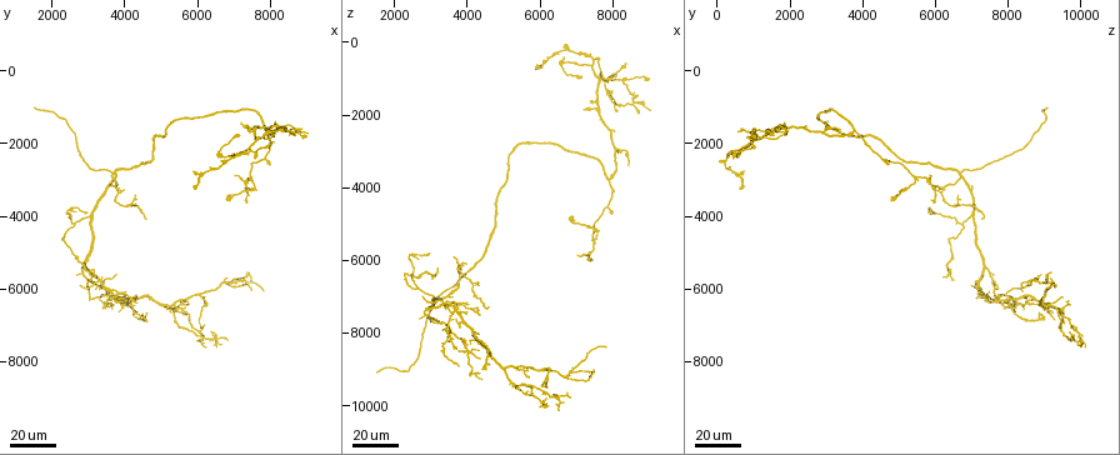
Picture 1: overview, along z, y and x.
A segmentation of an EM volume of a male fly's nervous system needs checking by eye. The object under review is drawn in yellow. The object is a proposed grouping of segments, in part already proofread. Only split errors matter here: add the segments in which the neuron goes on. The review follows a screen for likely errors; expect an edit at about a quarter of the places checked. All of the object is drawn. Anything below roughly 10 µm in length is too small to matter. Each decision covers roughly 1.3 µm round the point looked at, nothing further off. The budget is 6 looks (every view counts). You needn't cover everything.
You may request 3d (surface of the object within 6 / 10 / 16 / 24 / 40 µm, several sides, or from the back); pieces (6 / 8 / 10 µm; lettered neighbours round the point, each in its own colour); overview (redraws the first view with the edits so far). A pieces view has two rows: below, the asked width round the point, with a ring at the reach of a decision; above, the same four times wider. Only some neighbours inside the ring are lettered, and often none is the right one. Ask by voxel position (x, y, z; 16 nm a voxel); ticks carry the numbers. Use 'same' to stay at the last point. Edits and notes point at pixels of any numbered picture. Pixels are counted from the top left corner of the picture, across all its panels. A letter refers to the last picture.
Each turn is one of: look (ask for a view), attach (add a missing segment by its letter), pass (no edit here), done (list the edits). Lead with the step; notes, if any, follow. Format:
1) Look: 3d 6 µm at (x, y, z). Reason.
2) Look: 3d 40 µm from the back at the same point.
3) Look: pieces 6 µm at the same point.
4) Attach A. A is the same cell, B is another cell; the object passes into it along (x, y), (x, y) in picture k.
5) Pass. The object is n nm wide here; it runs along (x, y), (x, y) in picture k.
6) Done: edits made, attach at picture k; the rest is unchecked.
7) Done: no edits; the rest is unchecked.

Look: 3d 24 µm at (9000, 1900, 1000). An open end.

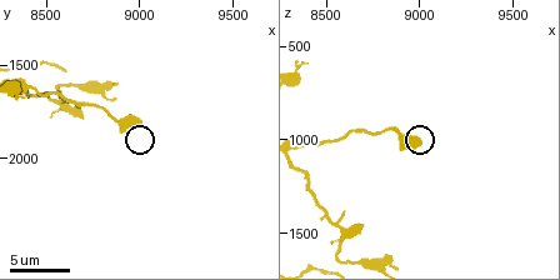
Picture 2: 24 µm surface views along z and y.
Look: pieces 8 µm at (9000, 1820, 1020). What lies round it.

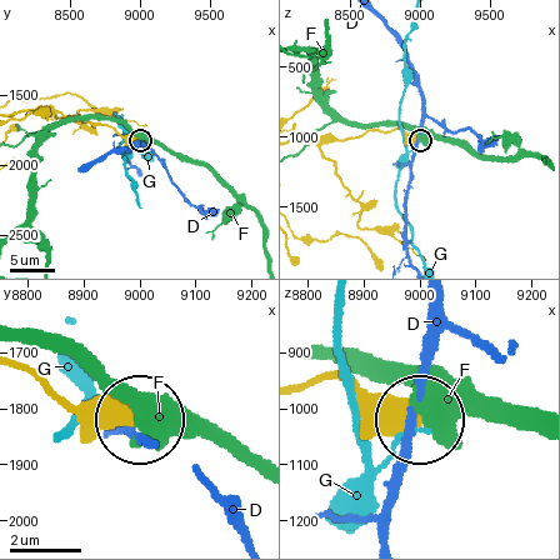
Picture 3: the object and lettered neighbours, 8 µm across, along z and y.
Pass. The object is 570 nm wide here; D, F and G are other cells; none of them fits.

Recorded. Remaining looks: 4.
Look: 3d 40 µm at (7600, 2400, 500). Free end.

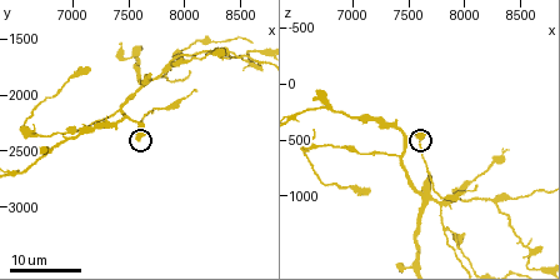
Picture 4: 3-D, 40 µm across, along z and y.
Look: pieces 10 µm at (7600, 2380, 440). See the neighbours.

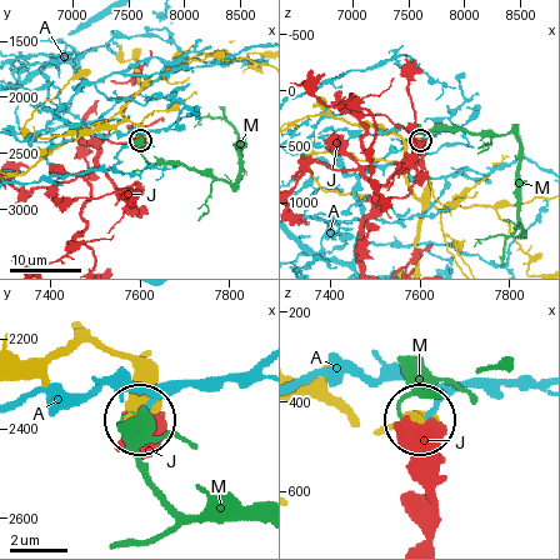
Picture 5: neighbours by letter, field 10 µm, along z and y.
Pass. The object is 490 nm wide here; A, J and M are other cells; none of them fits.

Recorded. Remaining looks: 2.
Look: 3d 40 µm at (3600, 3200, 5900).

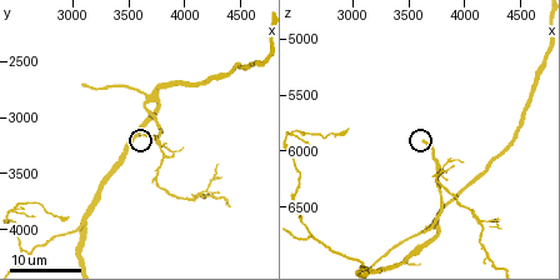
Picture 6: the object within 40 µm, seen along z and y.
Look: pieces 10 µm at (3640, 3180, 5900).

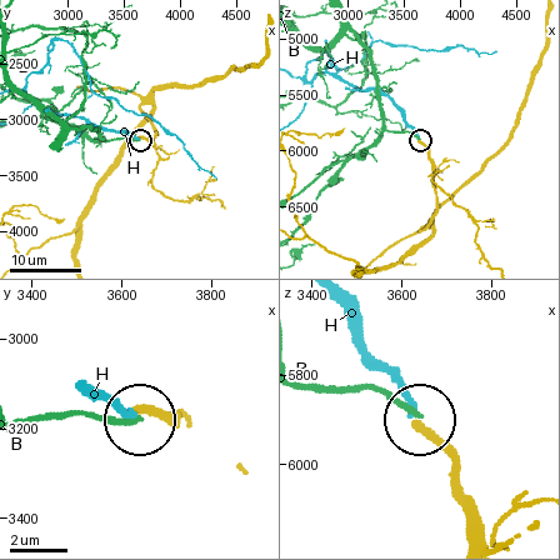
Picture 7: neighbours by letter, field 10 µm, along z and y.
Attach H. H is the same cell, B is another cell; the object passes into it along (428, 158), (404, 114), (389, 98), (325, 73) in picture 7; it goes on there.

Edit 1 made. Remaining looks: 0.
Done: edits made, attach at picture 7; the rest is unchecked.

